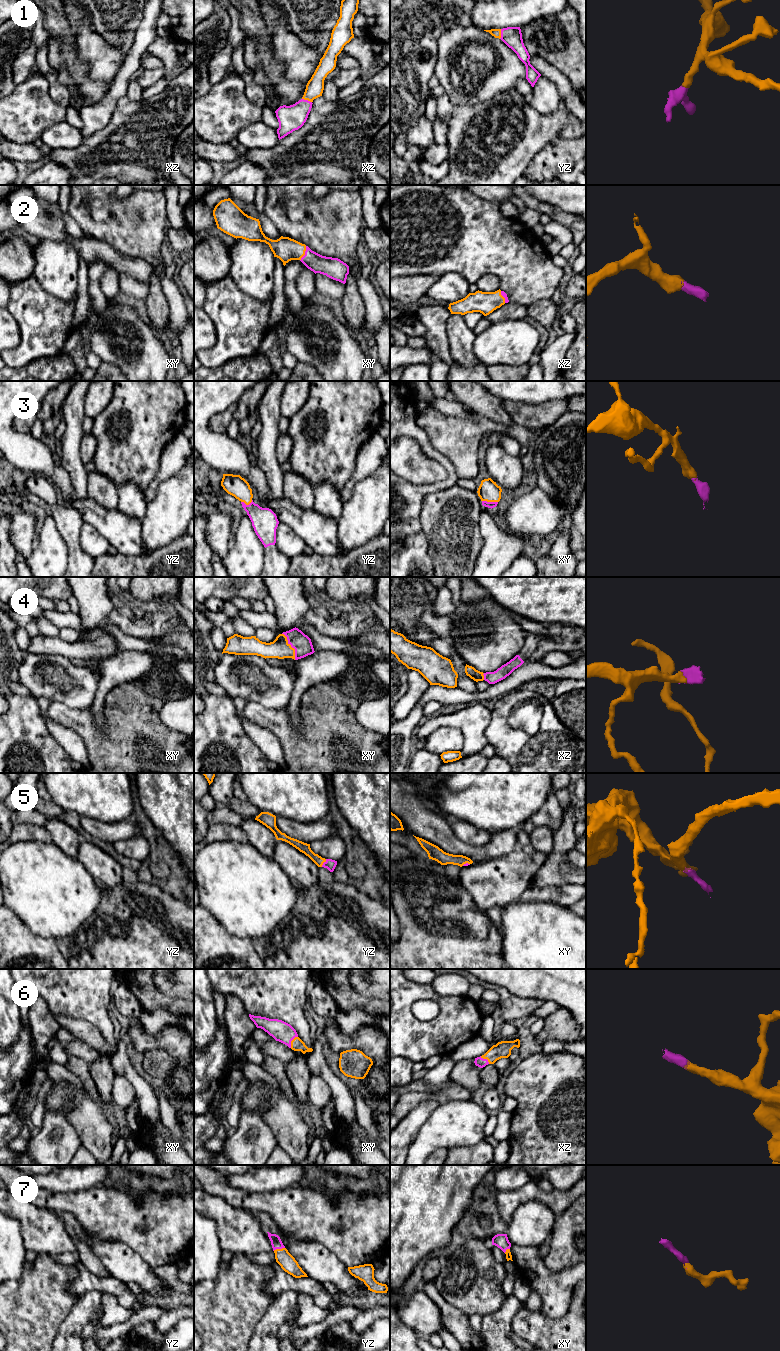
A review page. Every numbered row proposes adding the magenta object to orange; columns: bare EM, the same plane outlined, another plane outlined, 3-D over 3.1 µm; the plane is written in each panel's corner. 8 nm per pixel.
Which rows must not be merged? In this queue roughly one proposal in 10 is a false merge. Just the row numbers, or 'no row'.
no row

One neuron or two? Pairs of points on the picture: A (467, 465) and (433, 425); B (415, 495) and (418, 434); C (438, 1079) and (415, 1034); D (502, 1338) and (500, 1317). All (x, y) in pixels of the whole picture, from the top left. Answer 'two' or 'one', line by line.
A: one
B: one
C: two
D: one

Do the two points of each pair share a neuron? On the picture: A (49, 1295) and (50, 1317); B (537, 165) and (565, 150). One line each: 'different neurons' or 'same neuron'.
A: same neuron
B: same neuron

